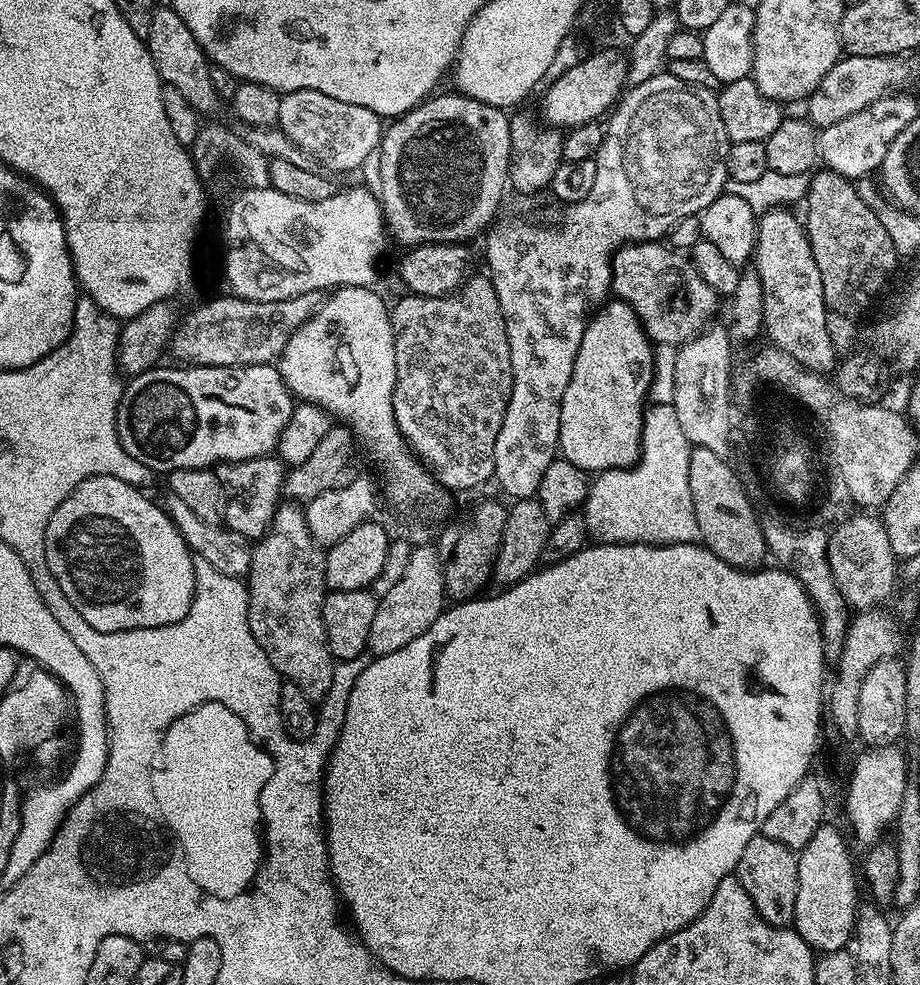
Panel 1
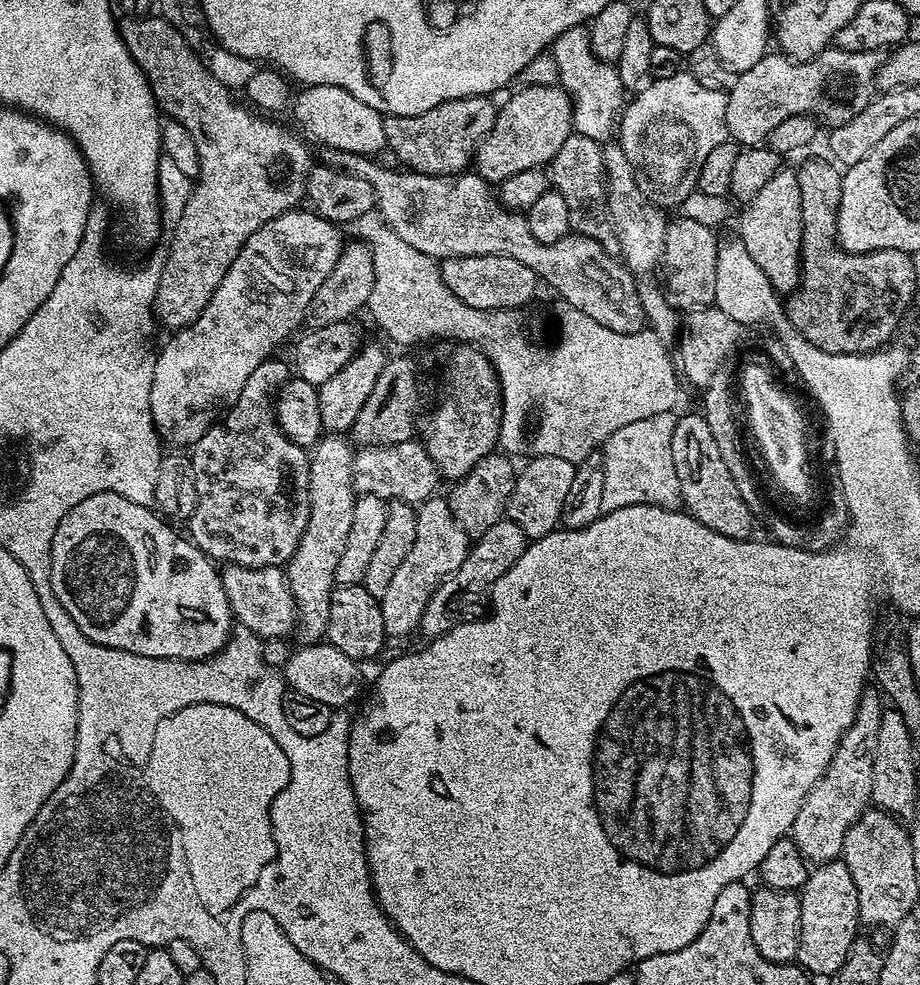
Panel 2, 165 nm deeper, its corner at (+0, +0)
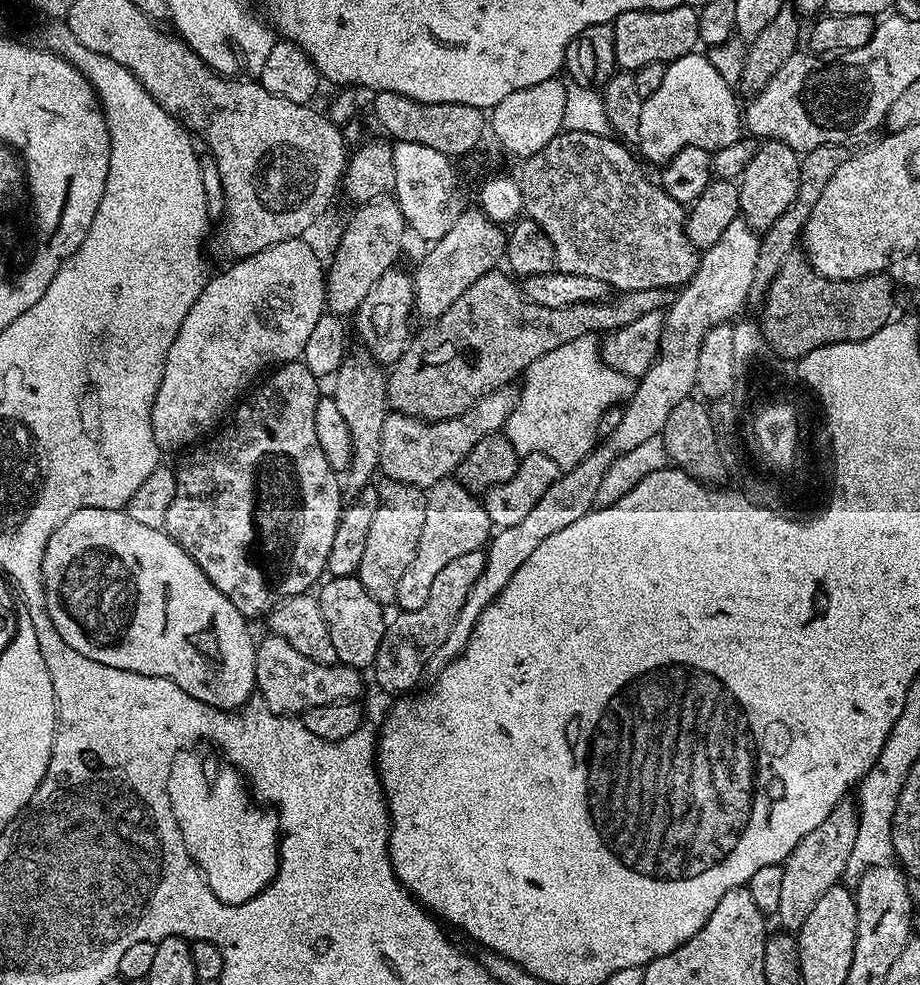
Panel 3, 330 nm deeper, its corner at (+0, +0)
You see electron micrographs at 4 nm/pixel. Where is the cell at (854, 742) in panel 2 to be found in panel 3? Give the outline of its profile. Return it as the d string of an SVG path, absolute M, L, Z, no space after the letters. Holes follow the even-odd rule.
M845 798L826 817L822 826L810 830L802 842L794 848L782 865L782 891L775 919L780 919L779 927L789 934L799 933L802 922L814 911L814 902L826 894L833 886L841 883L846 862L854 850L854 838L858 835L858 818L860 813L855 803Z

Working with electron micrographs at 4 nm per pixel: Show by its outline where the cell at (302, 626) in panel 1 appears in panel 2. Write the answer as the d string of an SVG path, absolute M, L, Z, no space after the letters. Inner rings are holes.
M324 434L311 449L308 458L308 521L298 542L298 550L294 550L286 565L290 594L296 603L294 636L304 646L327 637L330 594L337 587L334 569L338 566L338 558L342 558L346 538L350 535L350 522L354 519L354 502L358 495L352 486L354 448L344 439L340 434Z

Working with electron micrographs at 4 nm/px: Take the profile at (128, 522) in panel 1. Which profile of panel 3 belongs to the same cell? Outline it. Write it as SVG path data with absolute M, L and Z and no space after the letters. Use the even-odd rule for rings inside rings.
M118 508L78 510L70 514L70 518L66 518L66 522L62 522L58 530L54 530L54 534L50 534L50 542L46 542L46 554L42 558L42 578L46 590L46 610L50 610L50 622L54 622L58 634L66 638L66 646L74 646L78 654L86 654L86 658L94 658L94 662L102 662L102 666L114 666L118 670L130 670L173 680L175 684L182 686L182 690L186 690L186 694L190 694L190 698L198 698L198 702L206 702L211 708L239 710L253 699L256 692L257 641L252 640L252 632L248 629L249 621L237 610L234 602L230 602L230 598L226 598L226 594L222 594L222 590L218 590L214 582L210 582L210 578L202 574L198 562L194 562L194 558L190 558L190 554L186 554L186 550L182 550L182 546L178 546L178 542L174 542L174 538L170 538L163 528L142 526L142 522L134 522L134 518L130 518L127 511Z

